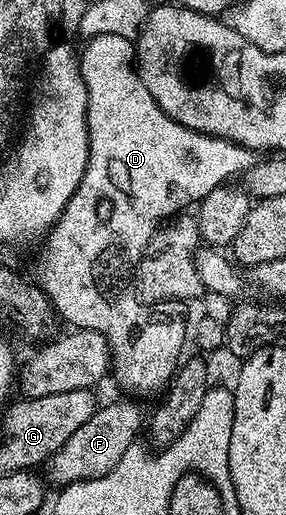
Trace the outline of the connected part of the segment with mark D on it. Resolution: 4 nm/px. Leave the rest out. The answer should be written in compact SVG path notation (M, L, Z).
M98 34L91 37L87 41L88 44L83 49L79 49L80 70L82 72L82 82L86 84L86 94L88 95L88 161L86 162L86 170L82 174L82 182L78 182L78 190L74 190L74 194L70 198L70 202L66 202L66 206L62 210L62 214L56 220L56 225L48 231L42 243L39 245L40 257L36 260L36 276L34 275L35 283L39 284L40 289L45 292L50 298L53 308L56 310L57 317L61 321L64 320L70 324L73 329L89 328L92 331L101 332L105 336L111 352L111 375L116 375L116 380L125 388L125 393L135 394L137 397L144 396L147 392L163 393L167 389L168 383L171 382L176 374L178 361L181 359L180 351L184 348L184 339L188 340L190 336L190 328L187 324L152 324L152 316L149 305L138 300L136 293L136 269L141 263L141 257L145 253L145 248L150 242L156 230L165 222L172 220L177 214L188 210L192 204L204 200L206 194L210 194L210 190L225 185L230 176L243 174L249 168L253 167L258 161L257 153L251 148L244 148L240 144L235 144L229 140L223 140L217 136L210 134L202 134L190 130L186 126L182 126L178 122L174 122L174 118L170 118L158 106L158 102L154 102L154 98L150 94L150 90L146 90L146 86L142 82L140 73L136 70L136 45L131 39L122 34Z

